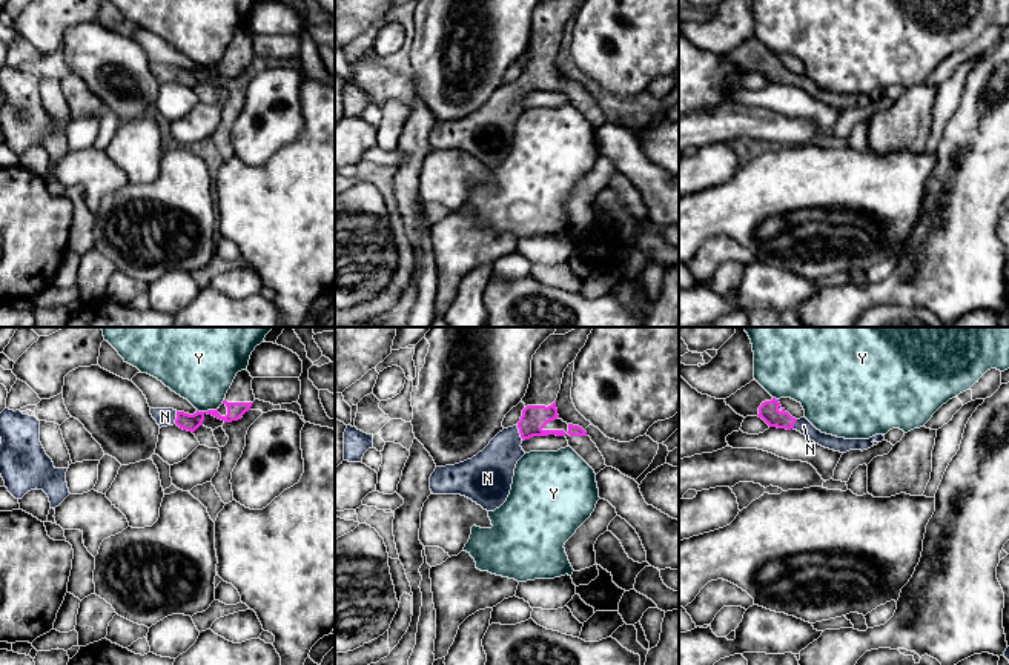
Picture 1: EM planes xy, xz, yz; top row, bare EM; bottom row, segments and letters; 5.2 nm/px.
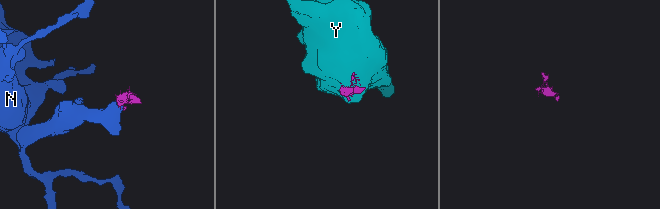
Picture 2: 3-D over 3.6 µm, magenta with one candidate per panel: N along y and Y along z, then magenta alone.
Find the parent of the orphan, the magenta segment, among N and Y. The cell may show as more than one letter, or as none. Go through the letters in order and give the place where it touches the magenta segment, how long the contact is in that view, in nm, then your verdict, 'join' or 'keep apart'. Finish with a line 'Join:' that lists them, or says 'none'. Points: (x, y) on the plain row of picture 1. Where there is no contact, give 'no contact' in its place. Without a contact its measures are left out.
N: xz (519, 88) | 80 nm | join
Y: xy (208, 66) | 110 nm | keep apart
Join: N

